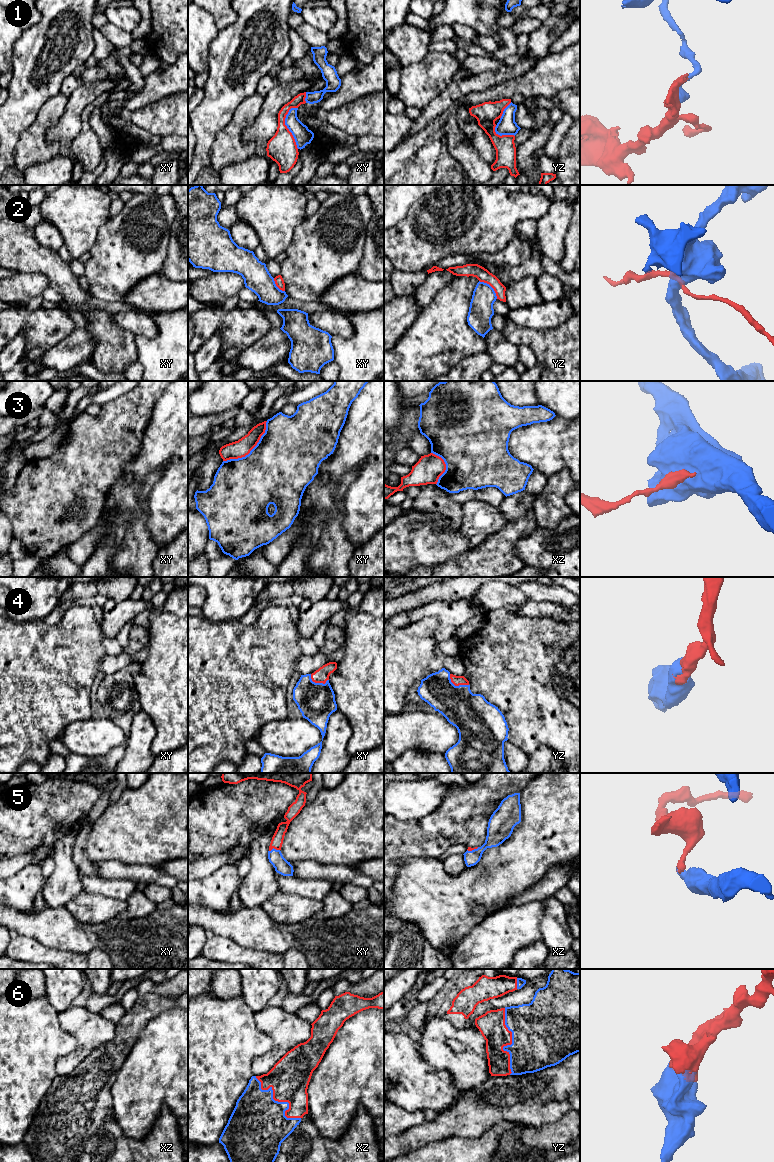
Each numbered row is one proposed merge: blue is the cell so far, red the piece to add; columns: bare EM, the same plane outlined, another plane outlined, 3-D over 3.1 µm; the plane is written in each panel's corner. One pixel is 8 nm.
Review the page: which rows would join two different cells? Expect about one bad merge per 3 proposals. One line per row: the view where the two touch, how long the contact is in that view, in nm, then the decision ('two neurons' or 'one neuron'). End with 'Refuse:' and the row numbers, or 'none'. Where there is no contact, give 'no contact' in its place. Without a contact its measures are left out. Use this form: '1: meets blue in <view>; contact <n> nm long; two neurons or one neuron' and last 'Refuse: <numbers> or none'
1: meets blue in xy; contact 340 nm long; two neurons
2: meets blue in yz; contact 220 nm long; two neurons
3: meets blue in xy; contact 480 nm long; two neurons
4: meets blue in yz; contact 180 nm long; one neuron
5: meets blue in xy; contact 90 nm long; one neuron
6: meets blue in xz; contact 500 nm long; one neuron
Refuse: 1, 2, 3

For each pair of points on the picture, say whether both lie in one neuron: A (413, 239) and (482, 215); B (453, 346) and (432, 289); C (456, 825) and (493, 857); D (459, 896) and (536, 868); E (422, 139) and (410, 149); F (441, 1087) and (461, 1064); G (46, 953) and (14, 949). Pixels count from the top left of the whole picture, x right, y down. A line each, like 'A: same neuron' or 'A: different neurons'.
A: same neuron
B: different neurons
C: different neurons
D: same neuron
E: same neuron
F: different neurons
G: same neuron

